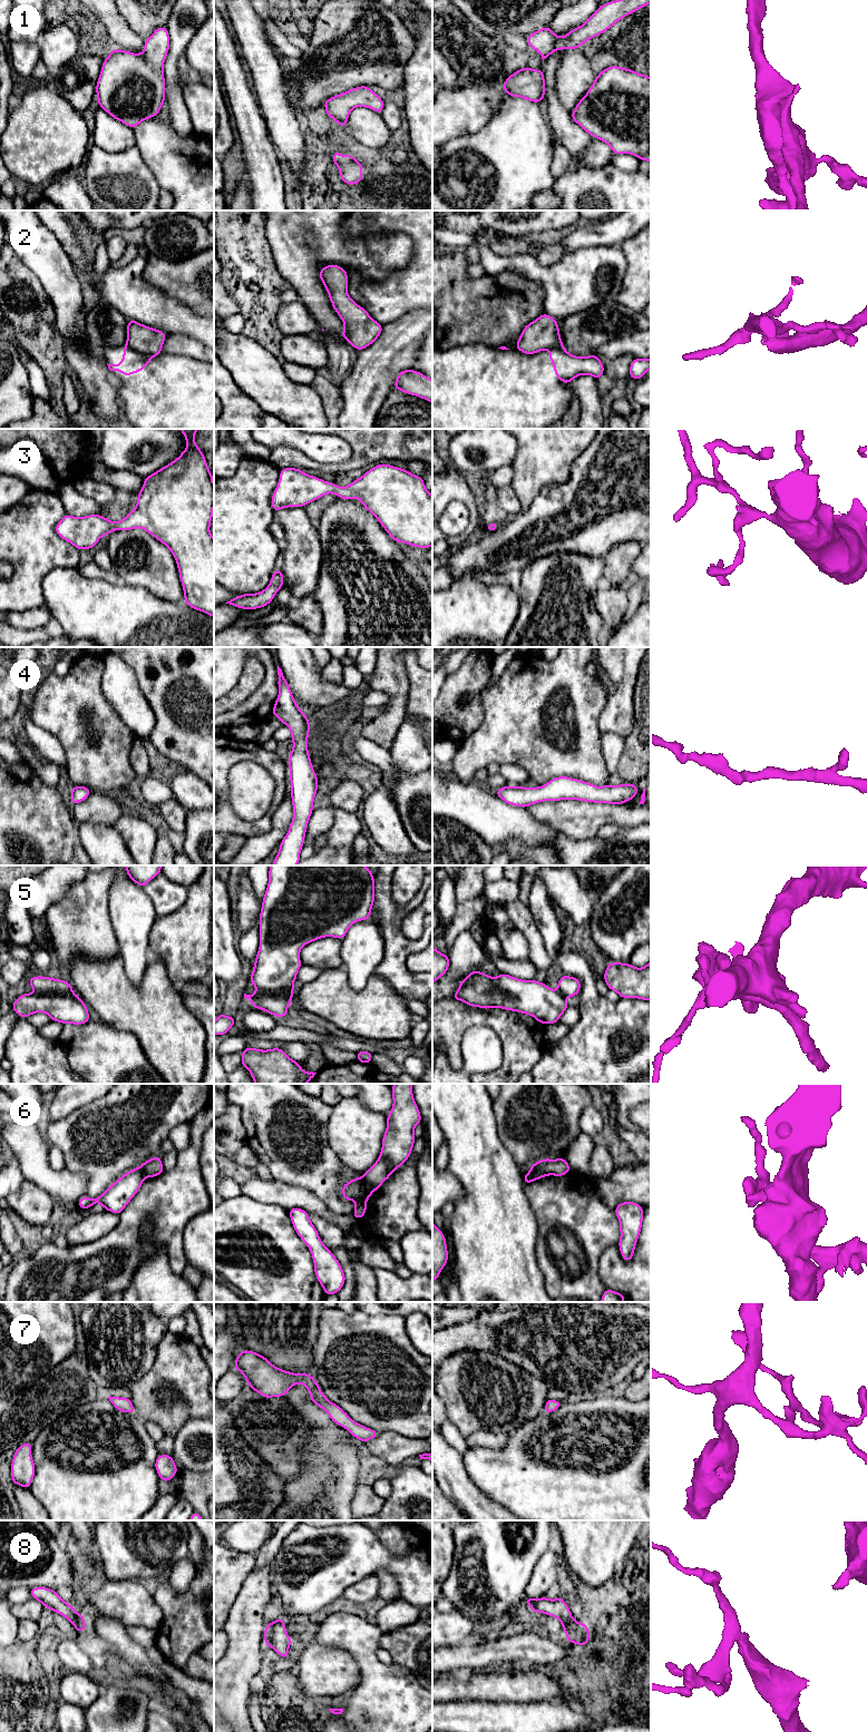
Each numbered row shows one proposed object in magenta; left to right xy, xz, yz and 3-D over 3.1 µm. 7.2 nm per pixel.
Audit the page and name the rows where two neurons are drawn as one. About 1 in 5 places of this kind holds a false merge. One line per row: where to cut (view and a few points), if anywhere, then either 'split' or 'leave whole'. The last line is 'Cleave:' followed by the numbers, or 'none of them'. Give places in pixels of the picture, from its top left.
1: no cut; leave whole
2: cut in xy along (125, 344), (152, 356); split
3: no cut; leave whole
4: no cut; leave whole
5: cut in xz along (292, 997), (285, 991), (256, 992), (250, 999); split
6: cut in xz along (363, 1177), (362, 1194), (356, 1201); split
7: no cut; leave whole
8: no cut; leave whole
Cleave: 2, 5, 6

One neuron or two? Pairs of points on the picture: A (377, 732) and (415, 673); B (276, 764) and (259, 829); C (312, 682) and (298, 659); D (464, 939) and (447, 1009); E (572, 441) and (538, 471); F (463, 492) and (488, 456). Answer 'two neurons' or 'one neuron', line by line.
A: two neurons
B: one neuron
C: one neuron
D: two neurons
E: one neuron
F: two neurons

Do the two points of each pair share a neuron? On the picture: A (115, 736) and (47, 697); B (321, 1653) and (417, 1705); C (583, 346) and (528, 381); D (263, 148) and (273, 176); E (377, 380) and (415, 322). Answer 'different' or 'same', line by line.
A: same
B: different
C: different
D: same
E: same

